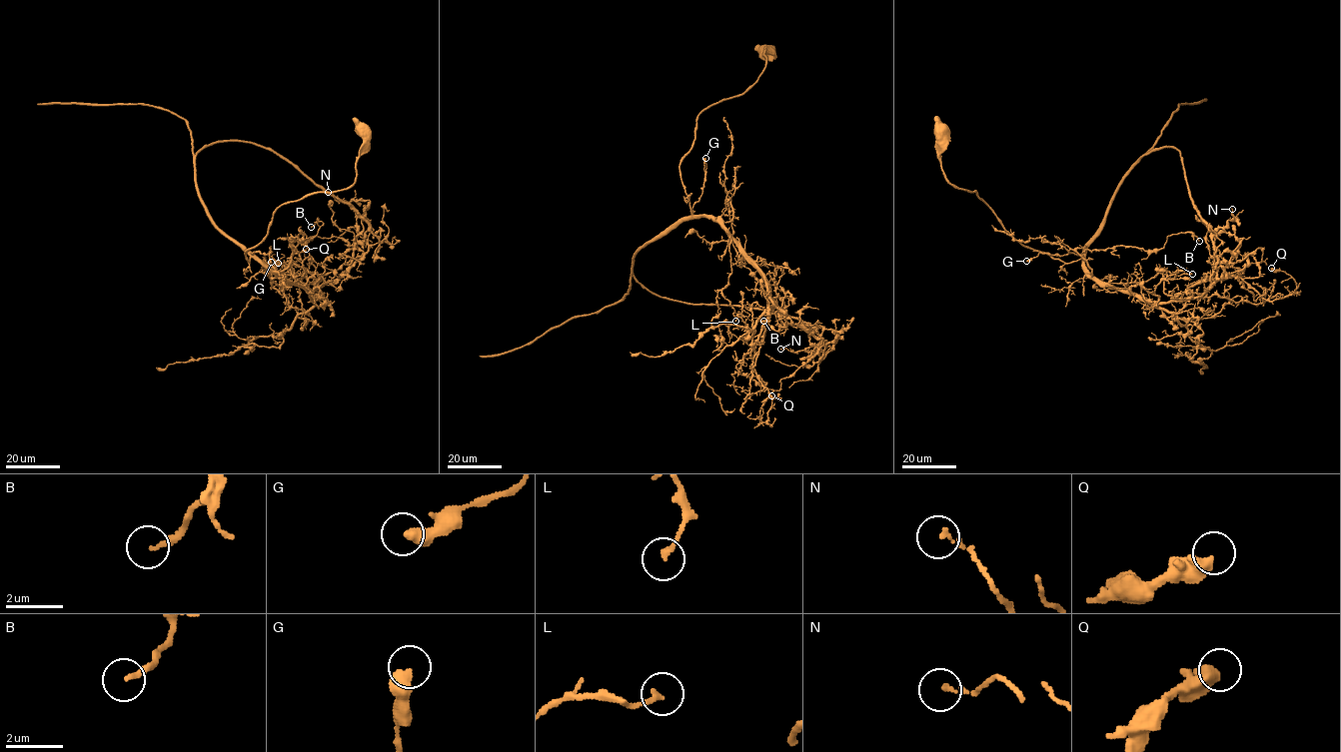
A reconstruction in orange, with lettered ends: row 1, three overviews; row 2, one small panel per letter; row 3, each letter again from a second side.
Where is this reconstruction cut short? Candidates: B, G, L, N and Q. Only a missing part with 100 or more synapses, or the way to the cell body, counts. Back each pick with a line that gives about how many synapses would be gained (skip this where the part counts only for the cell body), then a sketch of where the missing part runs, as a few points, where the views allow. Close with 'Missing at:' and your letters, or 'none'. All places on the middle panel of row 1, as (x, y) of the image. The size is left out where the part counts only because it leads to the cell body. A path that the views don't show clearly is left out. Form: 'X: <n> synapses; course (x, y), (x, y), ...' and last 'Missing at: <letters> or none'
Missing at: none

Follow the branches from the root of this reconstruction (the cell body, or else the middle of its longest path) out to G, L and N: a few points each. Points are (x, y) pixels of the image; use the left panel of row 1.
G: (362, 129), (355, 182), (283, 204), (263, 240), (245, 252), (249, 263), (254, 252), (270, 253), (271, 262)
L: (362, 129), (355, 182), (283, 204), (245, 253), (282, 287), (269, 265), (278, 263)
N: (362, 129), (355, 182), (283, 204), (249, 263), (310, 291), (337, 280), (370, 201), (328, 192)

